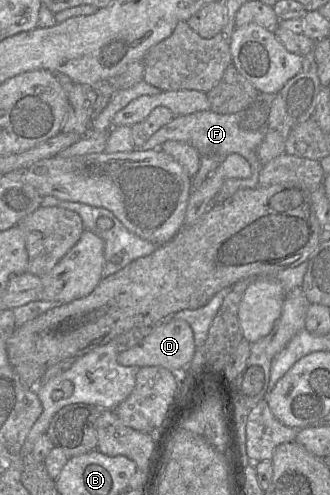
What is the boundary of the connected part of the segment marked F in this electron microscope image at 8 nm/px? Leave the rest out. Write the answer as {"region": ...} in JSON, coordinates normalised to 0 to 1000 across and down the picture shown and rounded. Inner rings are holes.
{"region":[[[639,222],[606,224],[585,230],[530,234],[512,248],[470,267],[430,295],[415,303],[458,303],[488,299],[491,291],[509,283],[530,283],[573,291],[597,301],[609,315],[639,313],[664,321],[679,321],[703,309],[733,313],[758,331],[764,354],[755,360],[700,360],[688,362],[670,384],[655,392],[642,414],[667,410],[688,402],[727,382],[776,380],[785,376],[785,356],[797,331],[782,319],[779,303],[803,277],[803,261],[755,265],[730,259],[727,248],[739,224],[706,230],[670,230]]]}

